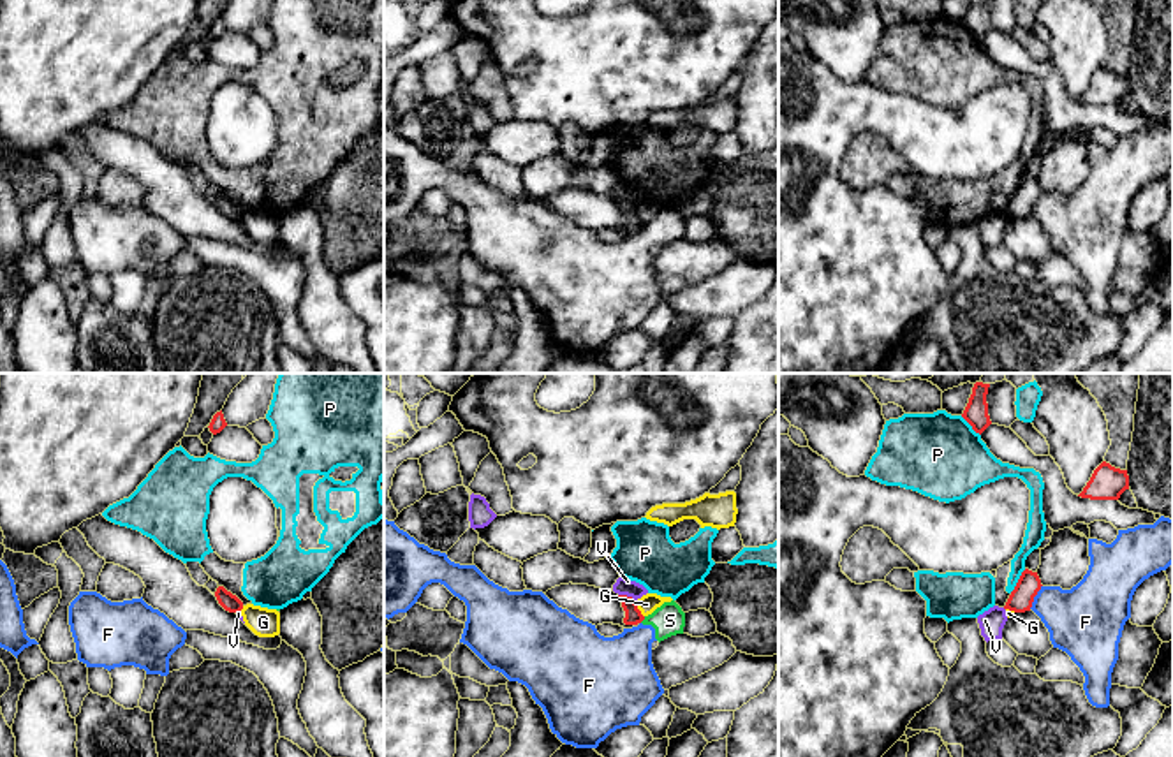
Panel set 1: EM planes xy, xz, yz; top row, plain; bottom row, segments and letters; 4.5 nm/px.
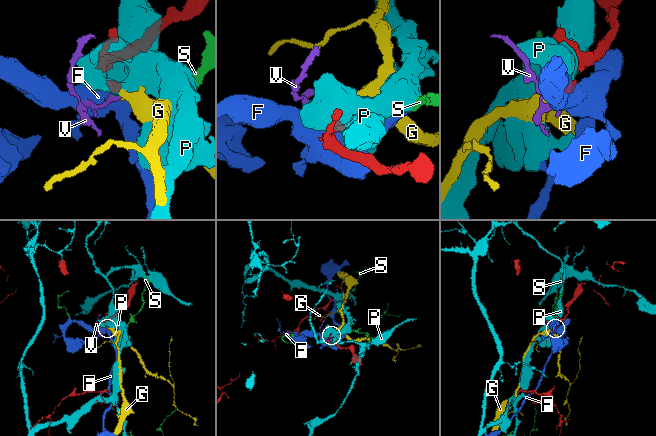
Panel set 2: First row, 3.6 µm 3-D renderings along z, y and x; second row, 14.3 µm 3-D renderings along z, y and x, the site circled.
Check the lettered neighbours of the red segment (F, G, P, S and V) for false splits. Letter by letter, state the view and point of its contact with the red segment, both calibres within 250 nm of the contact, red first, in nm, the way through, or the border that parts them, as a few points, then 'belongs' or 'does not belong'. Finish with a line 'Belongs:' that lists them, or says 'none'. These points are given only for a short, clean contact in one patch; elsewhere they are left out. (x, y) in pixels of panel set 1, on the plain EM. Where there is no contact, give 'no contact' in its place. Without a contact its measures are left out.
F: contact yz (1034, 201); calibres 110 and 320 nm; does not belong
G: contact xz (638, 215); calibres 80 and 90 nm; border xz (634, 206), (643, 222); does not belong
P: contact yz (1018, 187); calibres 110 and 90 nm; does not belong
S: contact xz (641, 226); calibres 80 and 150 nm; border xz (645, 222), (640, 227); does not belong
V: contact xz (626, 201); calibres 80 and 80 nm; border xz (619, 199), (626, 199), (634, 206); does not belong
Belongs: none

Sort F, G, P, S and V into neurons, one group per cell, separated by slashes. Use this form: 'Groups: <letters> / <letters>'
Groups: F S / G / P / V

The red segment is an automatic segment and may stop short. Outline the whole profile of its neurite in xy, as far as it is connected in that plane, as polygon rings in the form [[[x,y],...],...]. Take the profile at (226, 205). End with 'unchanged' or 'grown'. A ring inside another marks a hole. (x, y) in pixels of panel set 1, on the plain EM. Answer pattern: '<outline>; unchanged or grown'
[[[218,192],[217,197],[215,197],[215,202],[218,206],[218,209],[229,217],[229,218],[241,218],[243,215],[243,208],[232,201],[231,197],[227,197],[224,192]]]; unchanged

